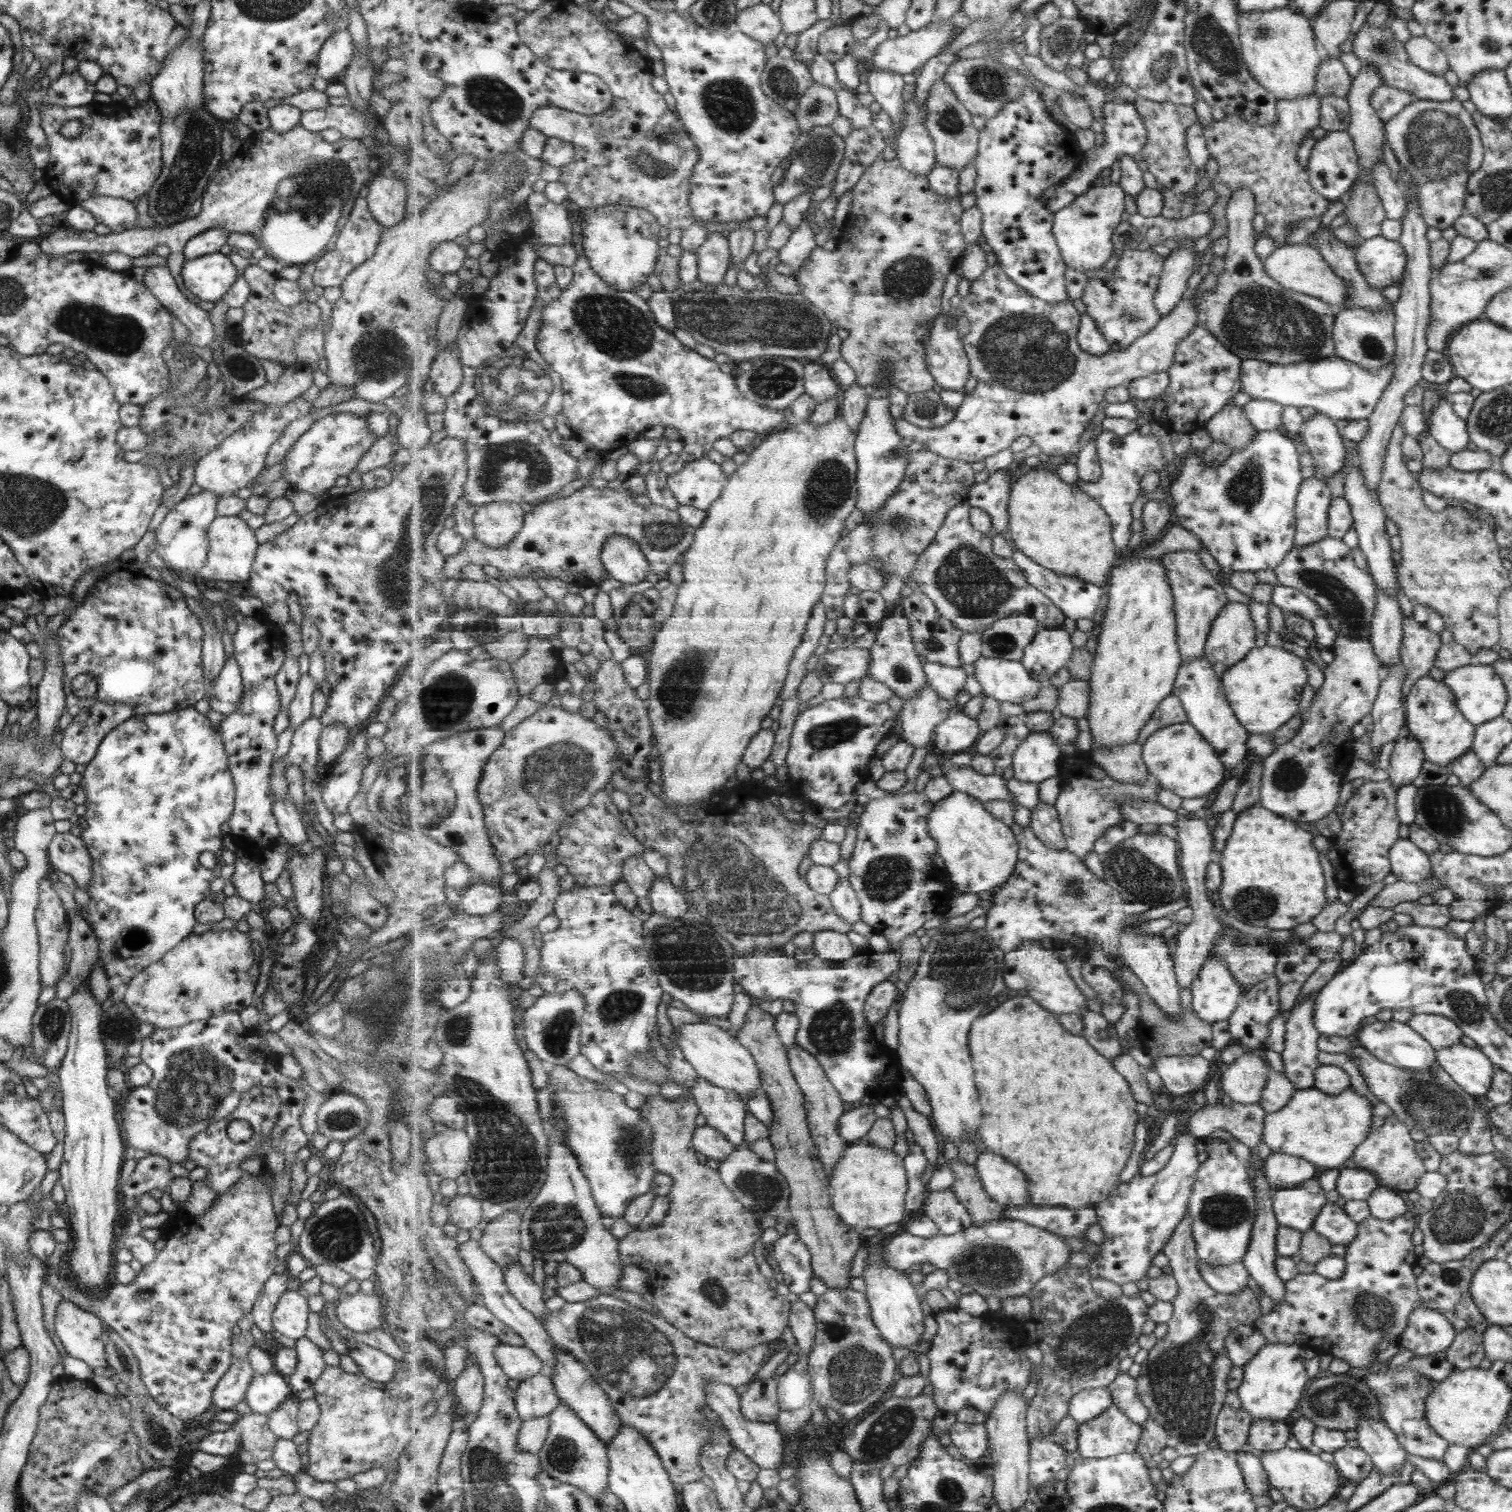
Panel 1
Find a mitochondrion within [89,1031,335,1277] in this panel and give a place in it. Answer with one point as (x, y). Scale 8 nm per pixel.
(193, 1086)

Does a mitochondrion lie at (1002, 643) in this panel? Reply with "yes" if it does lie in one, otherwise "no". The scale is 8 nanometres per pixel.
yes

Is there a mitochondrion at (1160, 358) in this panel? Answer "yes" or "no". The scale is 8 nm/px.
no

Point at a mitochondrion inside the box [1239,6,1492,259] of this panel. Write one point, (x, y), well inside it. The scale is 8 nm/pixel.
(1436, 145)

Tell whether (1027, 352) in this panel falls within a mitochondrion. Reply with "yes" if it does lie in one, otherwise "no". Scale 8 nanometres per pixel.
yes

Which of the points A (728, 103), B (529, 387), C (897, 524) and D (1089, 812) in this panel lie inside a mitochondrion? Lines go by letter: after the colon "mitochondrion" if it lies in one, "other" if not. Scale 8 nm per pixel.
A: mitochondrion
B: mitochondrion
C: mitochondrion
D: other

